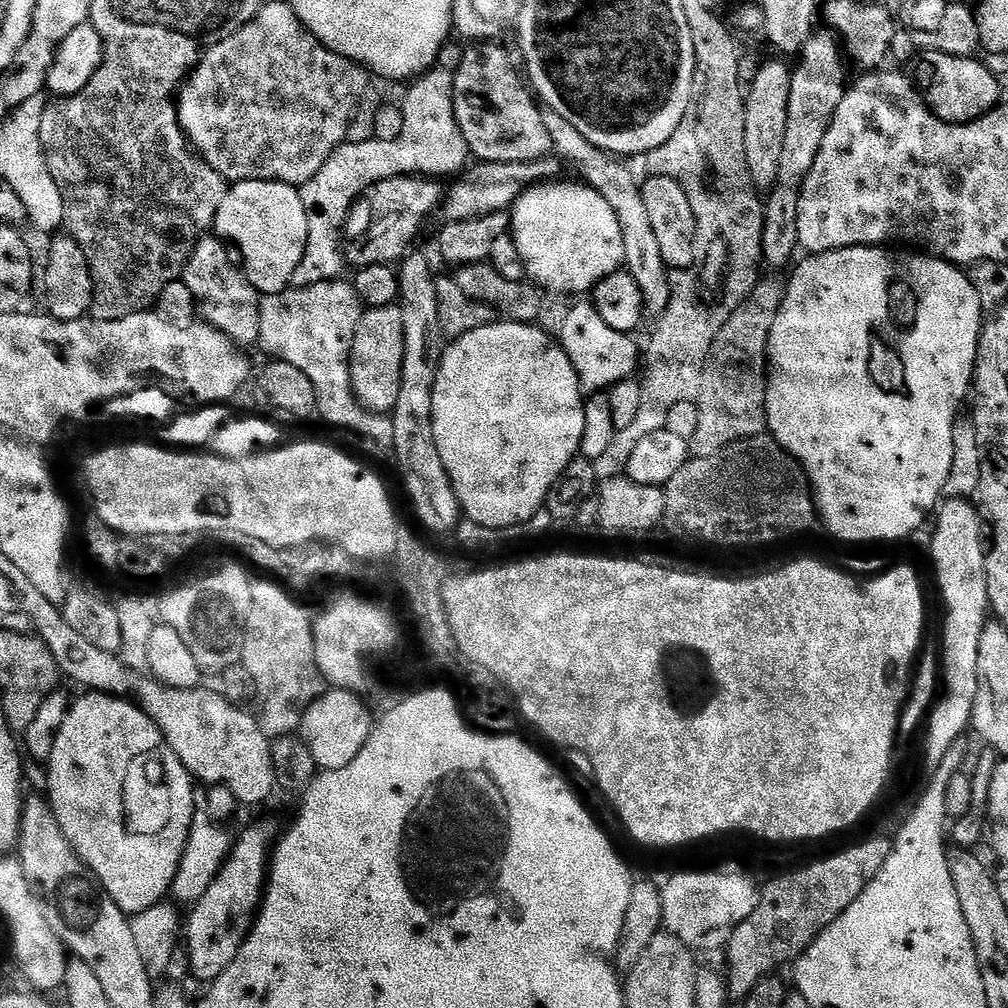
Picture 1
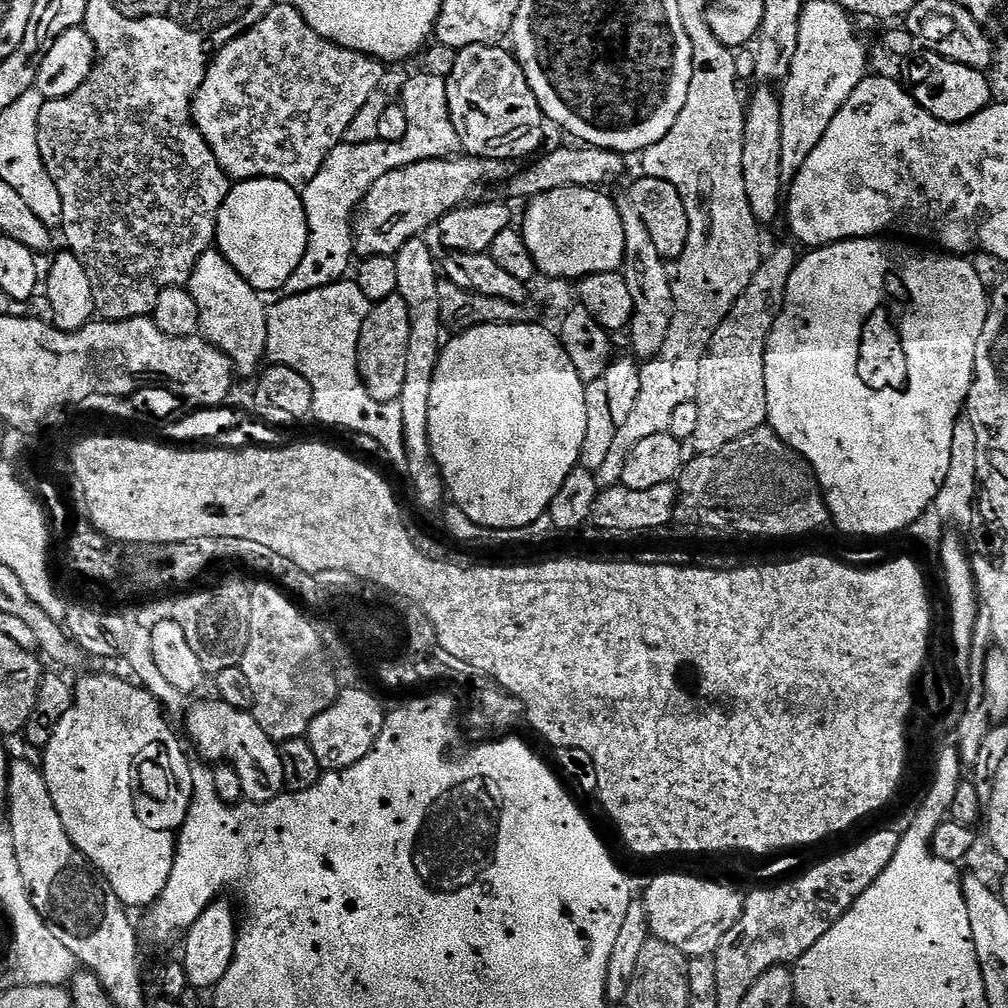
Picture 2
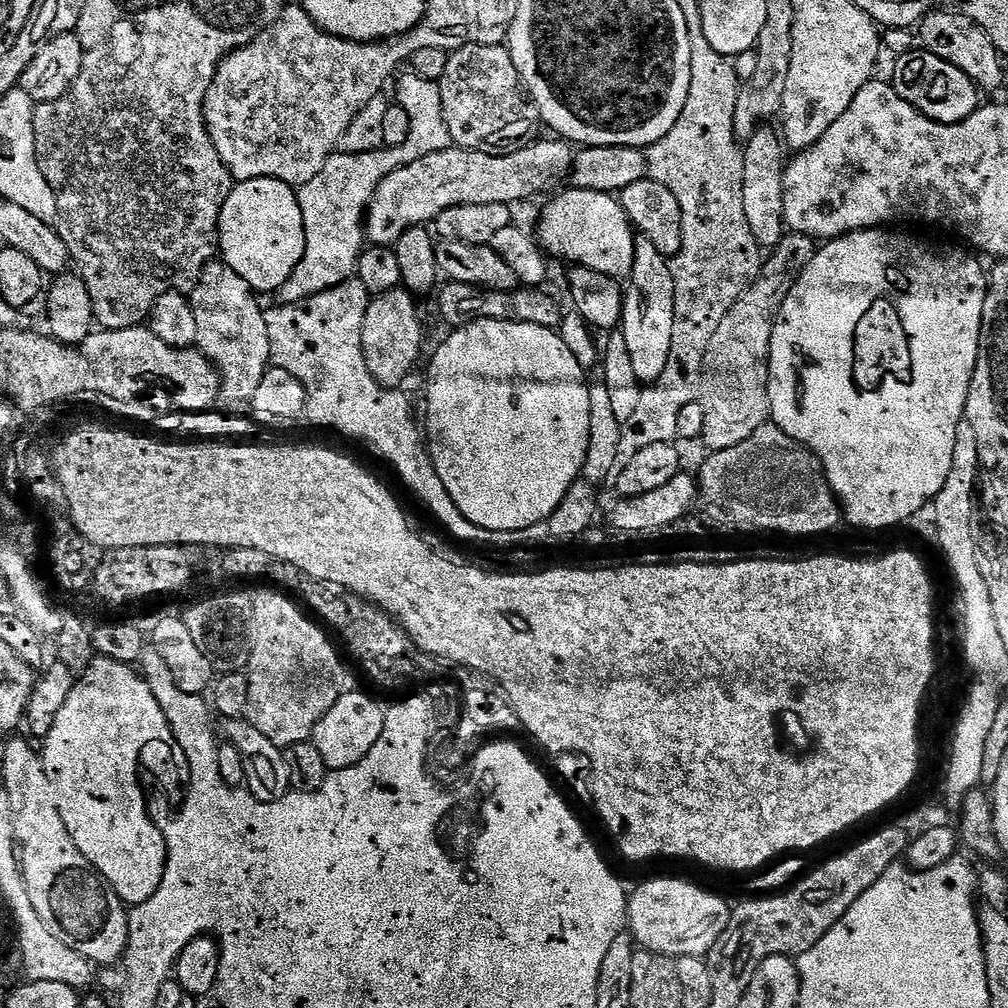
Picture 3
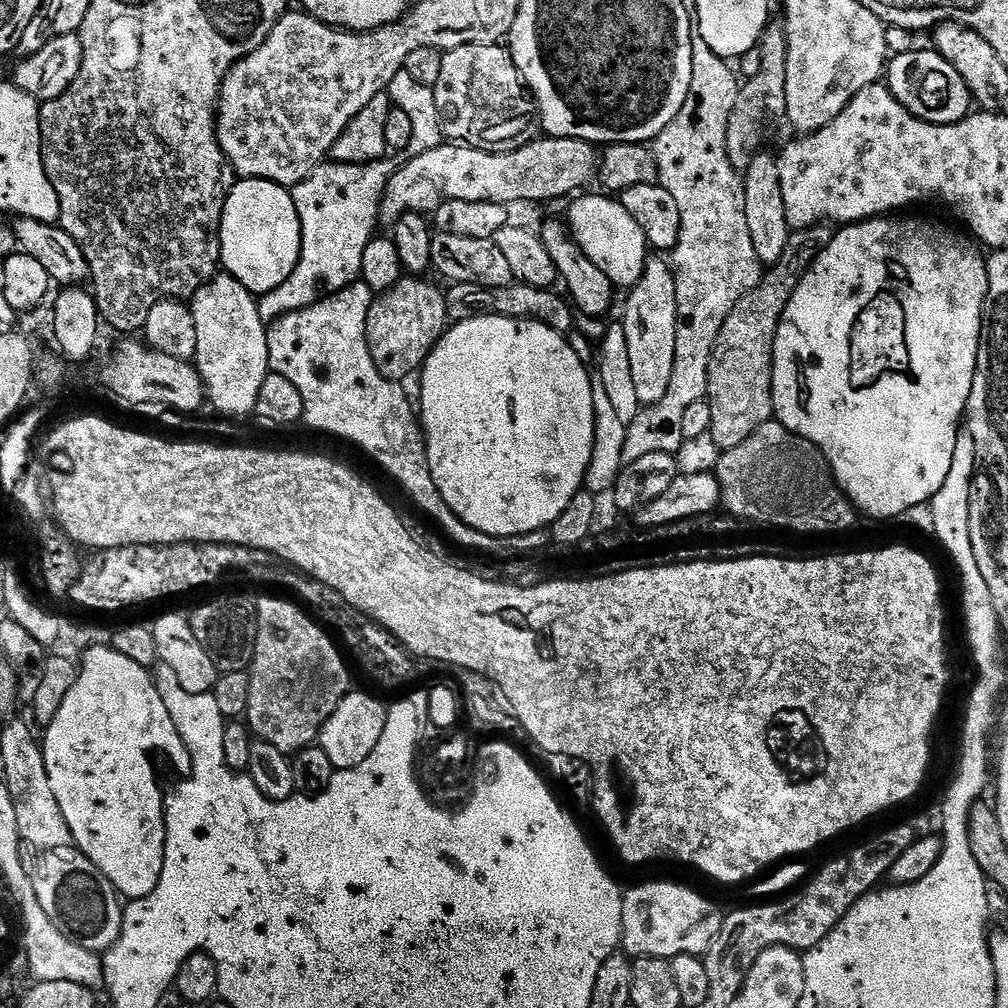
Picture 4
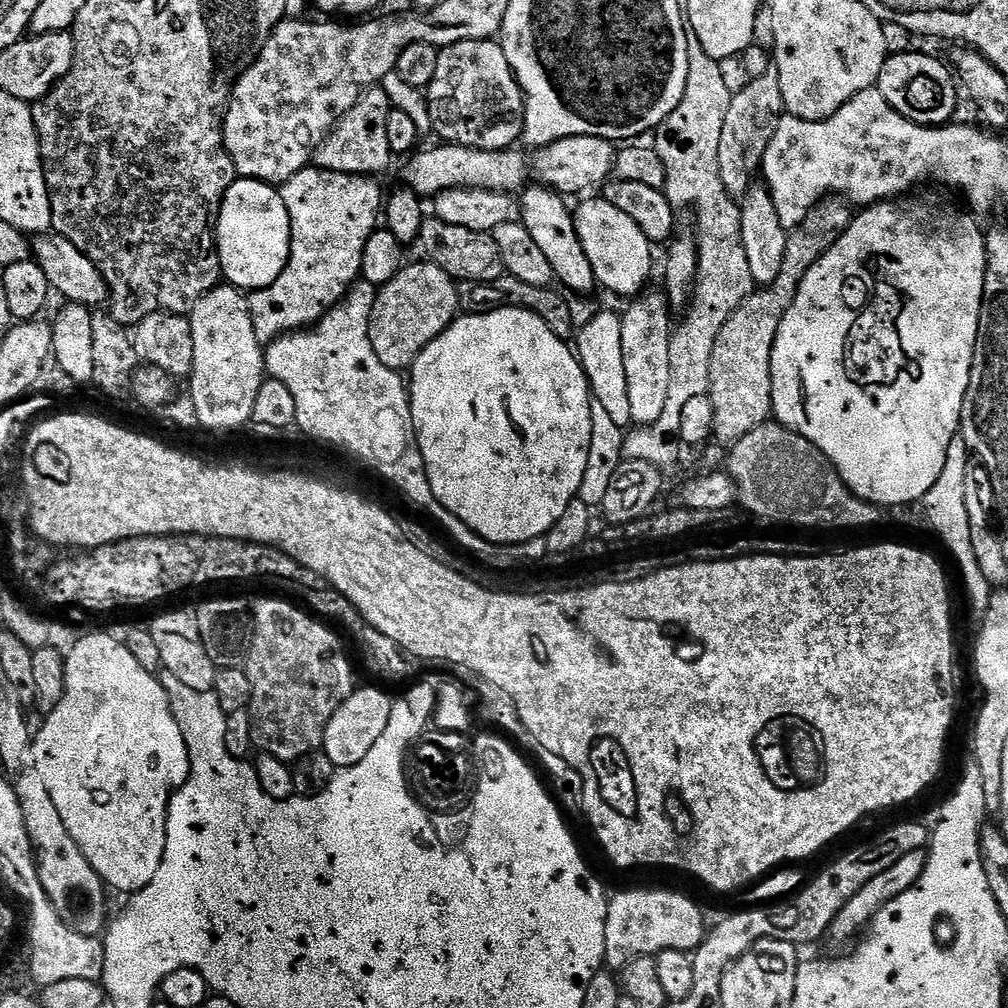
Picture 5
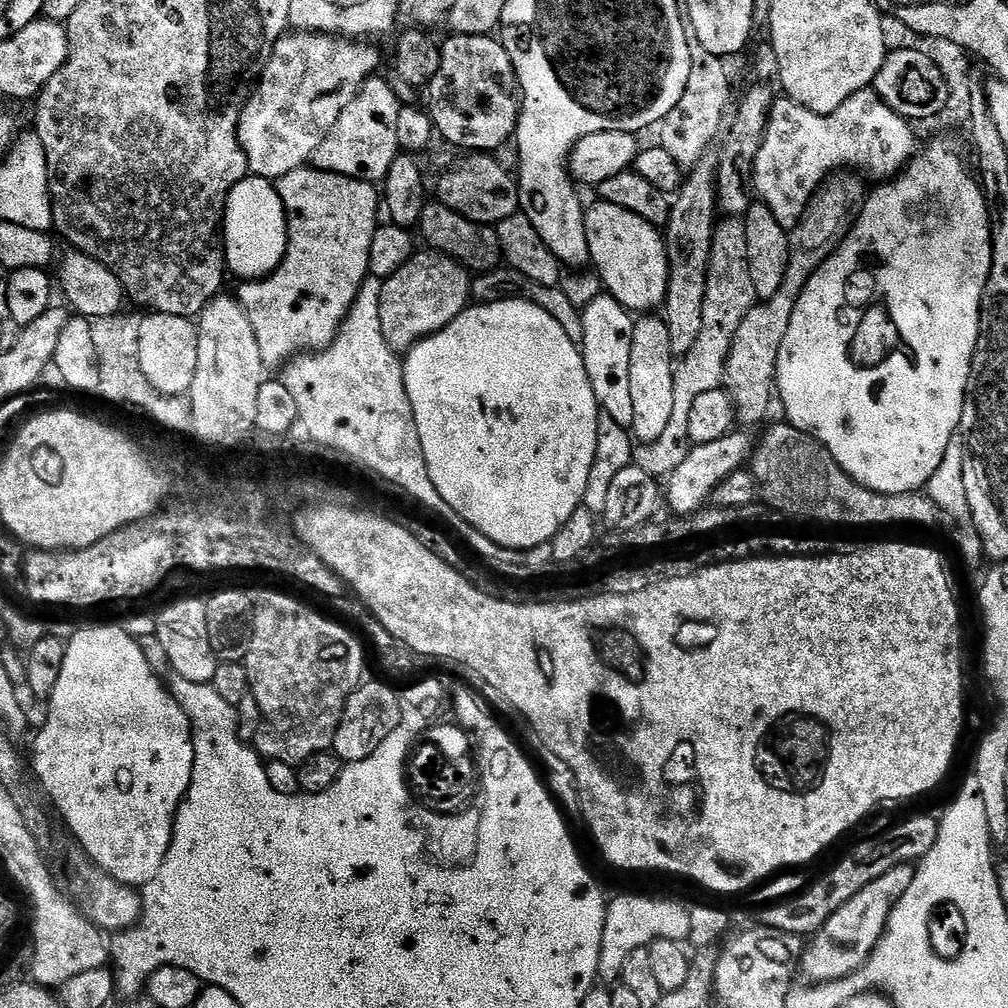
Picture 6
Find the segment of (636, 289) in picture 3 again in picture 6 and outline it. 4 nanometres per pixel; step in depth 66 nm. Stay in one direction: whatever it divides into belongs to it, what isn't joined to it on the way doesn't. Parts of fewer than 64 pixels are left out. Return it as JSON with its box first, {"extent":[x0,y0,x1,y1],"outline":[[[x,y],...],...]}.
{"extent":[630,314,674,445],"outline":[[[644,314],[634,323],[630,346],[630,399],[634,402],[634,422],[631,435],[641,445],[662,438],[674,414],[674,357],[670,350],[670,330],[659,315]]]}

